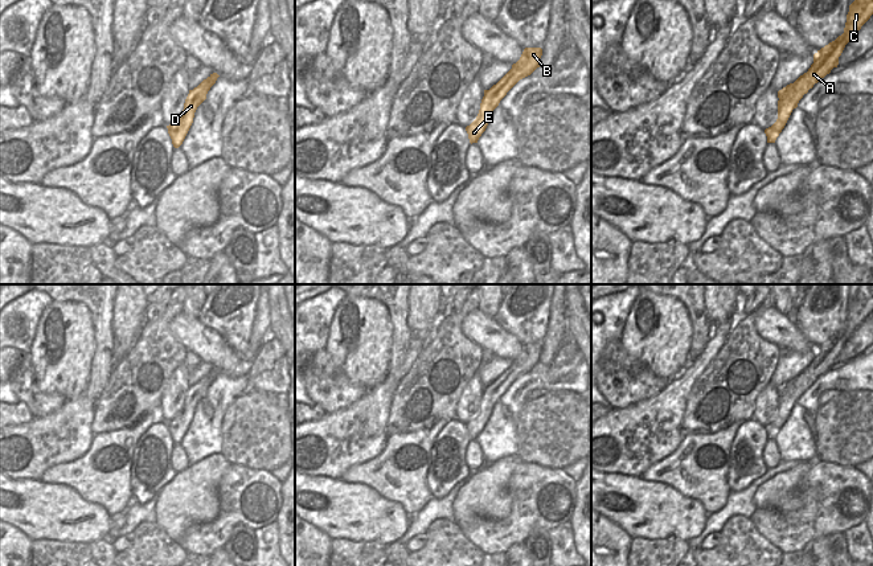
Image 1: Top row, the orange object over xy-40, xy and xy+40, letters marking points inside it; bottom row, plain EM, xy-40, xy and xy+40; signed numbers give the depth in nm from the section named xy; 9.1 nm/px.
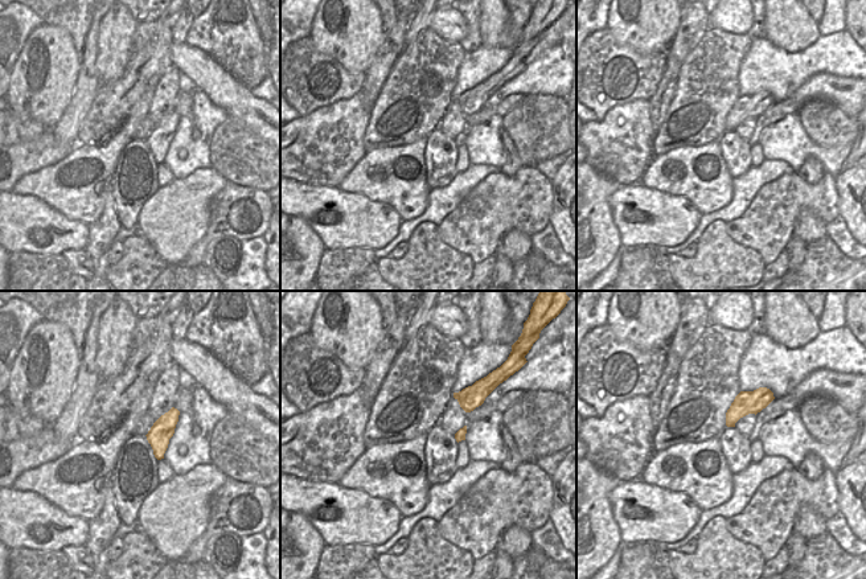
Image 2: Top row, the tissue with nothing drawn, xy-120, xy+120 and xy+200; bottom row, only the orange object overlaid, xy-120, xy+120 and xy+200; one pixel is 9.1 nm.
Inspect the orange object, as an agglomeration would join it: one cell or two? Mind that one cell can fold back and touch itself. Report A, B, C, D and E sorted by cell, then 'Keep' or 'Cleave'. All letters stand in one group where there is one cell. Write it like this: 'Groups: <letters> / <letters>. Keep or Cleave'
Groups: A B C / D E. Cleave

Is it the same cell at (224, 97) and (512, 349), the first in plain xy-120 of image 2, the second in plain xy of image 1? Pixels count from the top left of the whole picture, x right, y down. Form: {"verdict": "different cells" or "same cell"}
{"verdict": "same cell"}

